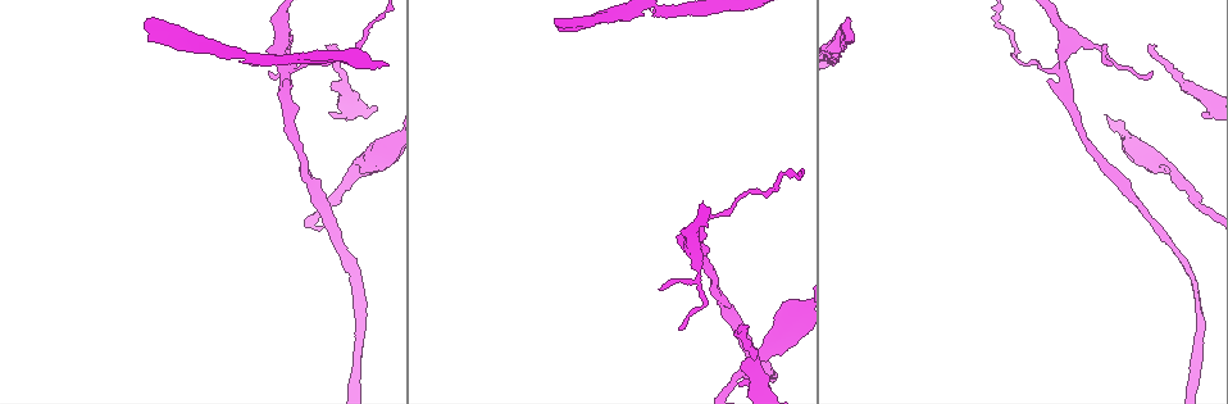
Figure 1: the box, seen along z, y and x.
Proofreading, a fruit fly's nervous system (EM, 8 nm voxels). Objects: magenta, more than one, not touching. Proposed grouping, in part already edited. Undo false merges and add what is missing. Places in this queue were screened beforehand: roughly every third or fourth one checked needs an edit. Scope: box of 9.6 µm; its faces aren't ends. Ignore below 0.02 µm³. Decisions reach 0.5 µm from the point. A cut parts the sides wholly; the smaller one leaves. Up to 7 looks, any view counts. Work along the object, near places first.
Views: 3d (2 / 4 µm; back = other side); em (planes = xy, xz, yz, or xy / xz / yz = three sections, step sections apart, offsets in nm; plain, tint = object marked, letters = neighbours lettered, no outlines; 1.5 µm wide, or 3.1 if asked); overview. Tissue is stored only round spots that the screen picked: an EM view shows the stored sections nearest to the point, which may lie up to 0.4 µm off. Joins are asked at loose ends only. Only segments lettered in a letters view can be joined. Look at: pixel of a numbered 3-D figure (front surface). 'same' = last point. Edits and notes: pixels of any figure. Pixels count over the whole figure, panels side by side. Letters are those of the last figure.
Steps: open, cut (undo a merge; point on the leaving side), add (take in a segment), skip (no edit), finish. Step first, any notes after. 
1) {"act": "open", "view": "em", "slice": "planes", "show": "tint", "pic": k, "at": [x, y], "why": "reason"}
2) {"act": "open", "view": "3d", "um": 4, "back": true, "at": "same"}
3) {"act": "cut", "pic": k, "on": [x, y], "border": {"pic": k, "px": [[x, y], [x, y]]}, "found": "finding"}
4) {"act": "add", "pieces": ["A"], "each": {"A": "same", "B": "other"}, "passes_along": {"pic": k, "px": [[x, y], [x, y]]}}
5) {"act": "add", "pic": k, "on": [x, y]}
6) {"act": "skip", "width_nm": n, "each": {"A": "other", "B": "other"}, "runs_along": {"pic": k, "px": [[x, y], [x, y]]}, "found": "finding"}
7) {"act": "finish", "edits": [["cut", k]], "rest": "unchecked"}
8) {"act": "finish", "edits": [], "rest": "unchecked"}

{"act": "open", "view": "3d", "um": 2, "pic": 1, "at": [556, 22], "why": "end of a long branch"}

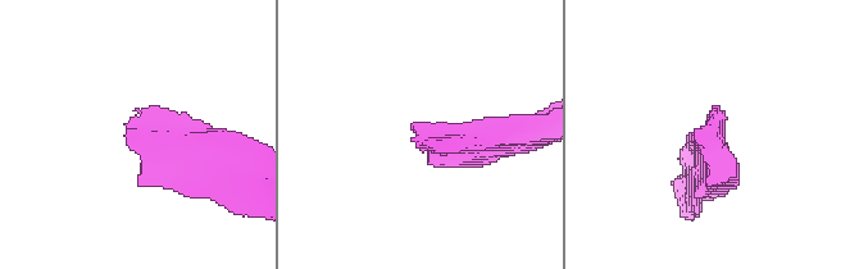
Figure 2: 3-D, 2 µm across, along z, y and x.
{"act": "open", "view": "em", "slice": "planes", "show": "letters", "pic": 2, "at": [413, 126]}

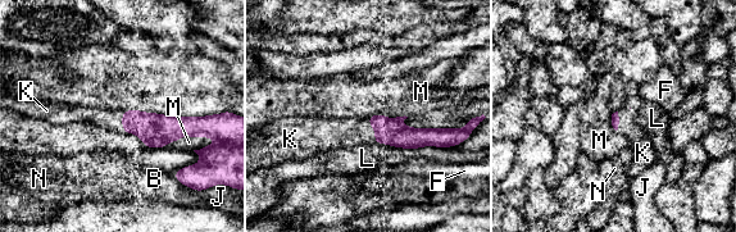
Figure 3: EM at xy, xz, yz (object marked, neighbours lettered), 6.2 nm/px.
{"act": "add", "pieces": ["K"], "each": {"B": "other", "F": "other", "J": "other", "K": "same", "L": "other", "M": "other", "N": "other"}, "found": "the cell continues"}

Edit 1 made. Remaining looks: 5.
{"act": "open", "view": "em", "slice": "planes", "show": "letters", "pic": 1, "at": [362, 176], "why": "sudden change in width"}

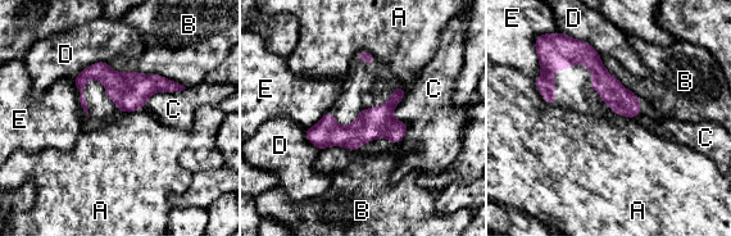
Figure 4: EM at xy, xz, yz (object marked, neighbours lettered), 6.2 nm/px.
{"act": "skip", "each": {"A": "other", "B": "other", "C": "other", "D": "other", "E": "other"}, "found": "continuous, no second cell"}

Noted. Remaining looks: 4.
{"act": "finish", "edits": [["add", 3]], "rest": "unchecked"}

